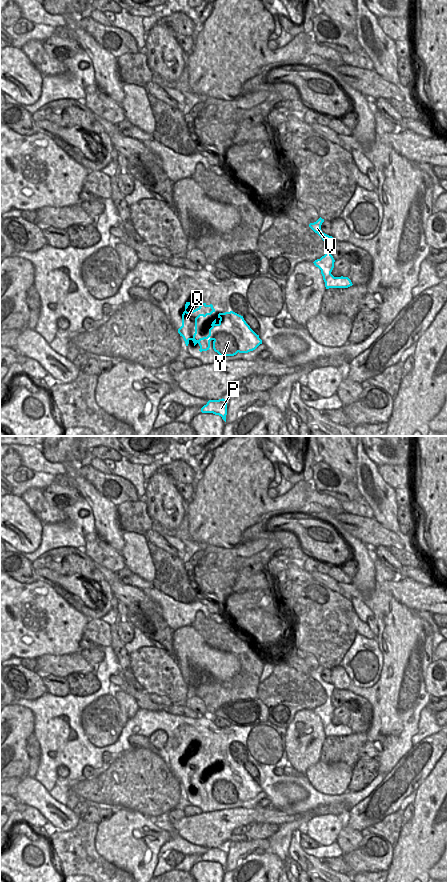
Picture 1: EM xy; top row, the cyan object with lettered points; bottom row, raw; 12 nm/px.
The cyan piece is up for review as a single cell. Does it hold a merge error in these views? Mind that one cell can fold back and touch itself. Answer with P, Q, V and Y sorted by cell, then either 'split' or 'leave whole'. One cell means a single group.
groups P Q V / Y; split

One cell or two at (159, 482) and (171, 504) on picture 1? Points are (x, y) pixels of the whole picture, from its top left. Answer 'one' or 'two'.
one

